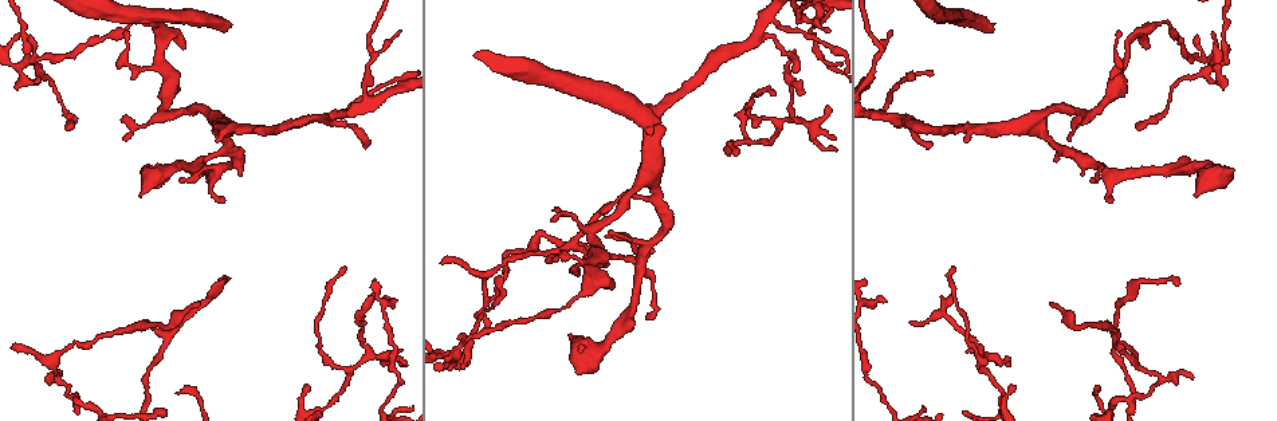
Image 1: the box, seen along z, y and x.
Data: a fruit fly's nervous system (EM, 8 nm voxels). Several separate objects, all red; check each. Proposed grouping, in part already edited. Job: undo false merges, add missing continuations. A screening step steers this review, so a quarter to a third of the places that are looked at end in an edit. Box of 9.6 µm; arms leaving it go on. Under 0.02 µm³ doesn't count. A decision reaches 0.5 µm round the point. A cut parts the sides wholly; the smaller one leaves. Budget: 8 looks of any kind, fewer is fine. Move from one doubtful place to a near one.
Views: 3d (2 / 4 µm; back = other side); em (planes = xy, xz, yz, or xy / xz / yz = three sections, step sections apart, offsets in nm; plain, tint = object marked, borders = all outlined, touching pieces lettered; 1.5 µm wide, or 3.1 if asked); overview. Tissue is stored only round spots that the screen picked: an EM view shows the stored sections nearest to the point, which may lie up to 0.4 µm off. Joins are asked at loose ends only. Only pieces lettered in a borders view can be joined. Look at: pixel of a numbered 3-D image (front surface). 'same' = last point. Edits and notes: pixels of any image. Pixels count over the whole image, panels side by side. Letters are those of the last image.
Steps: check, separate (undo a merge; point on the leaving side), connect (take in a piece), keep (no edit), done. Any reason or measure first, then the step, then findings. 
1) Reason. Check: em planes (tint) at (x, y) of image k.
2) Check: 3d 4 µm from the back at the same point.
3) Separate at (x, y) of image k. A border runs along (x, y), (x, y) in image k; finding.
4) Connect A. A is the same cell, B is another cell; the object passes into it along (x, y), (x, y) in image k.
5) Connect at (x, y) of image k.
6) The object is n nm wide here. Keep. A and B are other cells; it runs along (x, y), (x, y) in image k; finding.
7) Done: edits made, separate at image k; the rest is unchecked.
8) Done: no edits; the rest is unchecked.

Thin end. Check: em planes (borders) at (1191, 378) of image 1.

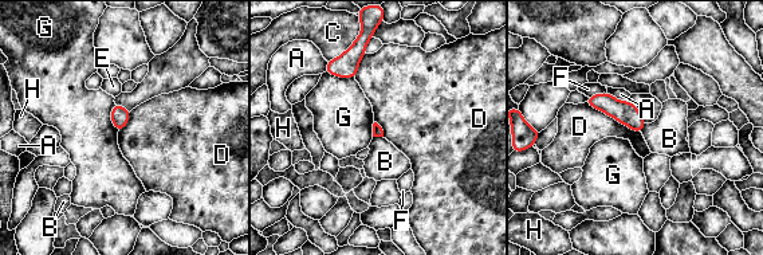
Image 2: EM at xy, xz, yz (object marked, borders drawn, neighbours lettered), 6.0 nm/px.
The longest contact is with D, 380 nm. Keep. A, B, C, D, E, F, G and H are other cells; a border runs along (585, 102), (640, 133) in image 2; none of them fits.

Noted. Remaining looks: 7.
End of a long branch. Check: em planes (borders) at (652, 131) of image 1.

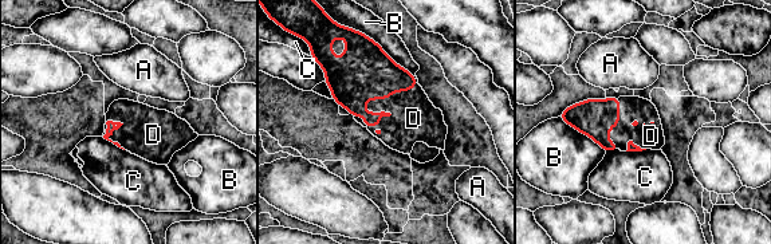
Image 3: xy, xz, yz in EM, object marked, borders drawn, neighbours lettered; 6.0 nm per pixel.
The longest contact is with B, 440 nm. Connect D. D is the same cell, A, B and C are other cells; it goes on there.

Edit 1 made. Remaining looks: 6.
Done: edits made, connect at image 3; the rest is unchecked.

